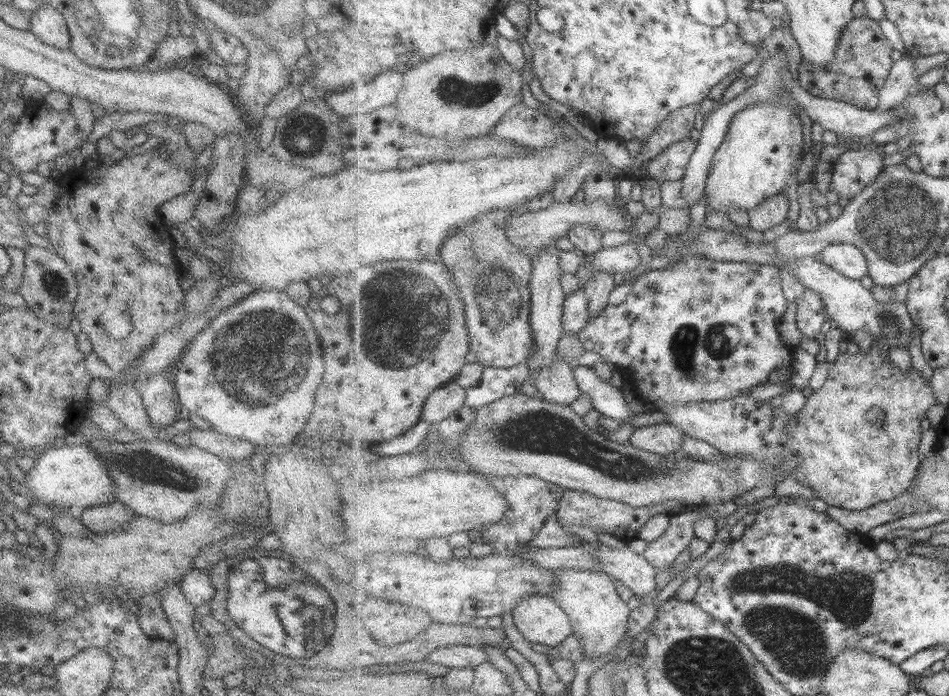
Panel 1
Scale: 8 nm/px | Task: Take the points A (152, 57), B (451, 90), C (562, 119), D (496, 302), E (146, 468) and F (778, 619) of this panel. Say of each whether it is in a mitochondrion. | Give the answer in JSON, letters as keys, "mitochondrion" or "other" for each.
{"A":"other","B":"mitochondrion","C":"other","D":"mitochondrion","E":"mitochondrion","F":"mitochondrion"}

